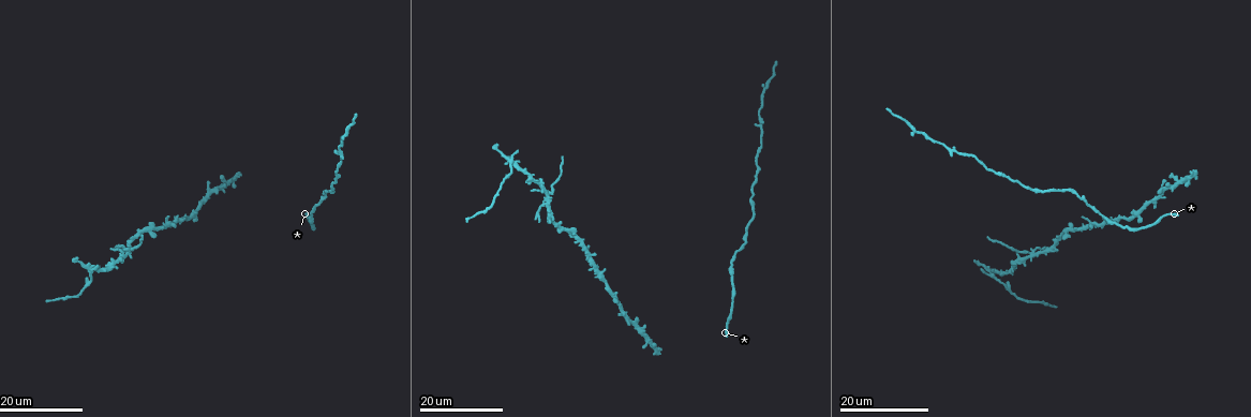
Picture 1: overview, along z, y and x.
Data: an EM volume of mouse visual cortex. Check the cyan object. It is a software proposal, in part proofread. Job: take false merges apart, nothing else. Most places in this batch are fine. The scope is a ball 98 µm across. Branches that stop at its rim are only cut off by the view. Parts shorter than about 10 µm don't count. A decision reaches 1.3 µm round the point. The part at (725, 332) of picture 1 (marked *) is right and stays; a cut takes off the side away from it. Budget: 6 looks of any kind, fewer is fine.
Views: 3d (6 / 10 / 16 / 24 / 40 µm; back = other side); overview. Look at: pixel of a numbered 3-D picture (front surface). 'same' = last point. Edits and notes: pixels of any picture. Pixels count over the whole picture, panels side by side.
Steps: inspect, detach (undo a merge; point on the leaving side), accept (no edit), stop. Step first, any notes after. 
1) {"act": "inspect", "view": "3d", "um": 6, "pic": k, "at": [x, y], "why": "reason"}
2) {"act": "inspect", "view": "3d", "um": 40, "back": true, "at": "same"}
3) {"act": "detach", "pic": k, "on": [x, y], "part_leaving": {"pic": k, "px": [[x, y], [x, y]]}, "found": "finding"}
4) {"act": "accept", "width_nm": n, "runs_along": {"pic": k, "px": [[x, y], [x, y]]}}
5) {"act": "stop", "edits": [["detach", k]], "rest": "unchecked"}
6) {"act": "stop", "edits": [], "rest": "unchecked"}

{"act": "inspect", "view": "3d", "um": 16, "pic": 1, "at": [87, 269], "why": "looks like a crossing"}

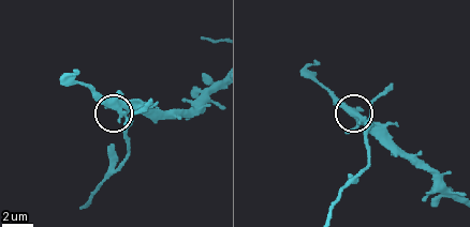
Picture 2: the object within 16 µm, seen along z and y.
{"act": "inspect", "view": "3d", "um": 6, "pic": 2, "at": [362, 120]}

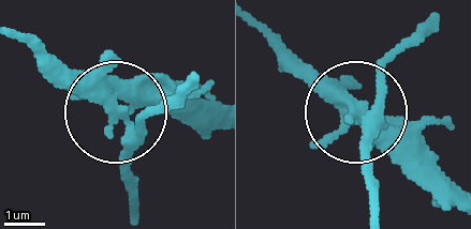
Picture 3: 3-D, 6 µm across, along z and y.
{"act": "inspect", "view": "3d", "um": 6, "back": true, "pic": 3, "at": [115, 111], "why": "from behind"}

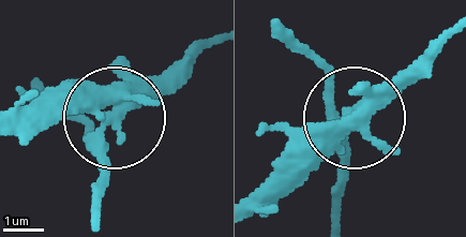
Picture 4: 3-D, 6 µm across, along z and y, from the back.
{"act": "detach", "pic": 4, "on": [108, 169], "arms": 5, "found": "a second neuron is stuck on"}

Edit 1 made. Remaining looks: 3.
{"act": "inspect", "view": "3d", "um": 24, "pic": 1, "at": [128, 252], "why": "four or more arms meet"}

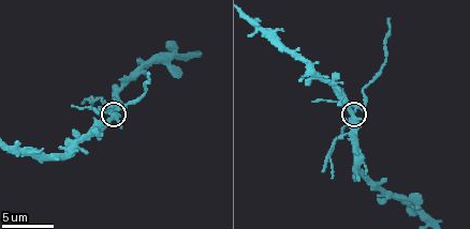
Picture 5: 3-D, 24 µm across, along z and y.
{"act": "inspect", "view": "3d", "um": 10, "pic": 5, "at": [111, 112]}

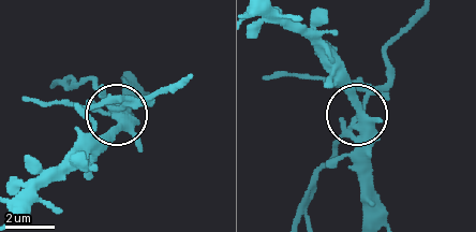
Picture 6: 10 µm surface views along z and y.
{"act": "detach", "pic": 6, "on": [367, 99], "arms": 5, "part_leaving": {"pic": 6, "px": [[109, 107], [140, 105], [181, 78]]}, "found": "a second neuron is stuck on"}

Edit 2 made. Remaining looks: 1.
{"act": "stop", "edits": [["detach", 4], ["detach", 6]], "rest": "unchecked"}

